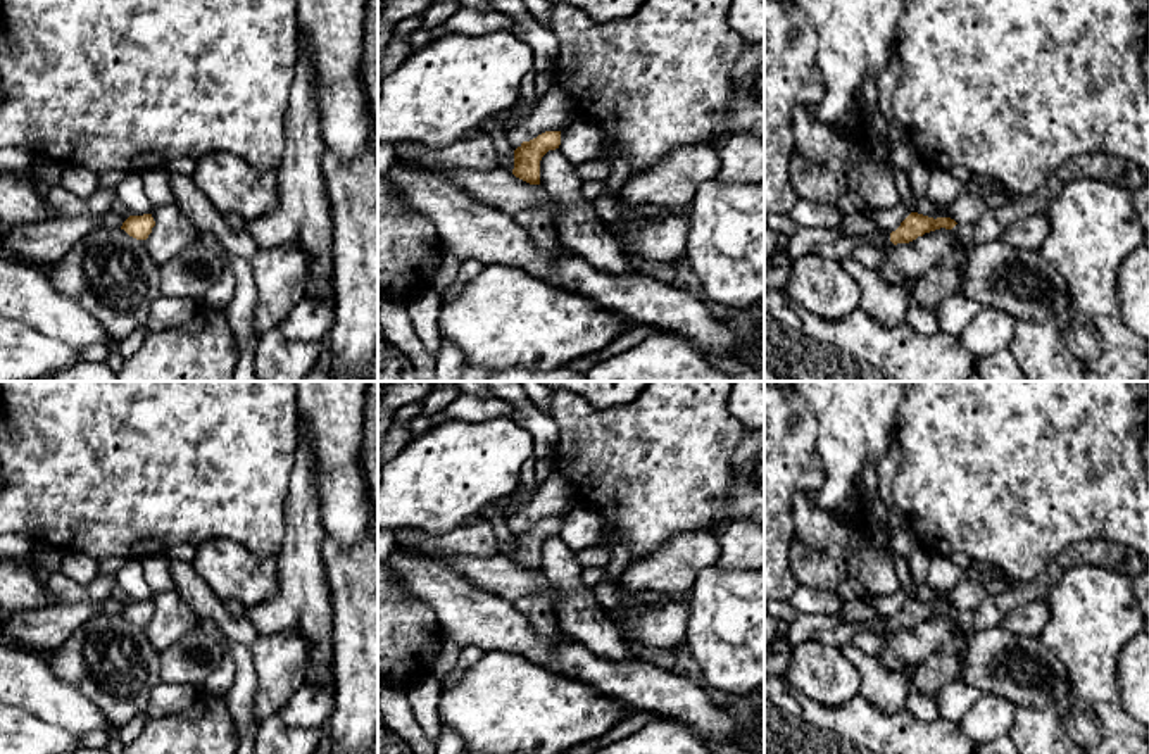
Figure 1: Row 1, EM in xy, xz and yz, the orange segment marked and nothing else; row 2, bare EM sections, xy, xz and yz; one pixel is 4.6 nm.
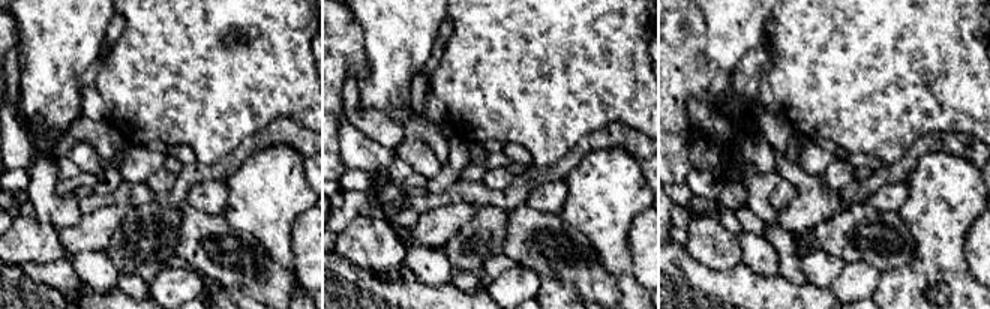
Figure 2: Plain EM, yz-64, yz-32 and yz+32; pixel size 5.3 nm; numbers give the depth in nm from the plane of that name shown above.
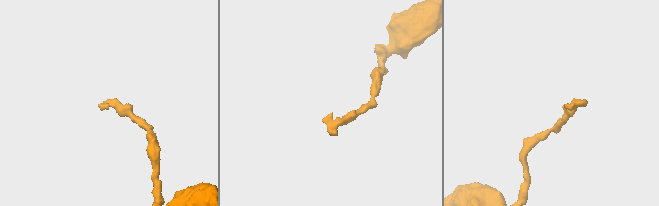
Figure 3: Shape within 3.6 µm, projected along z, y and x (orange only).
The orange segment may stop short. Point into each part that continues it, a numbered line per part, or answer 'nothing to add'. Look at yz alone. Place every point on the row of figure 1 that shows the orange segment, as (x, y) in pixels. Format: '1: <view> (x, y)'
1: yz (1120, 171)

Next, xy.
nothing to add

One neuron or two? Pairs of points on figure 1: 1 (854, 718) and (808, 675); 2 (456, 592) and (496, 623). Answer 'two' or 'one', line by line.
1: two
2: one

